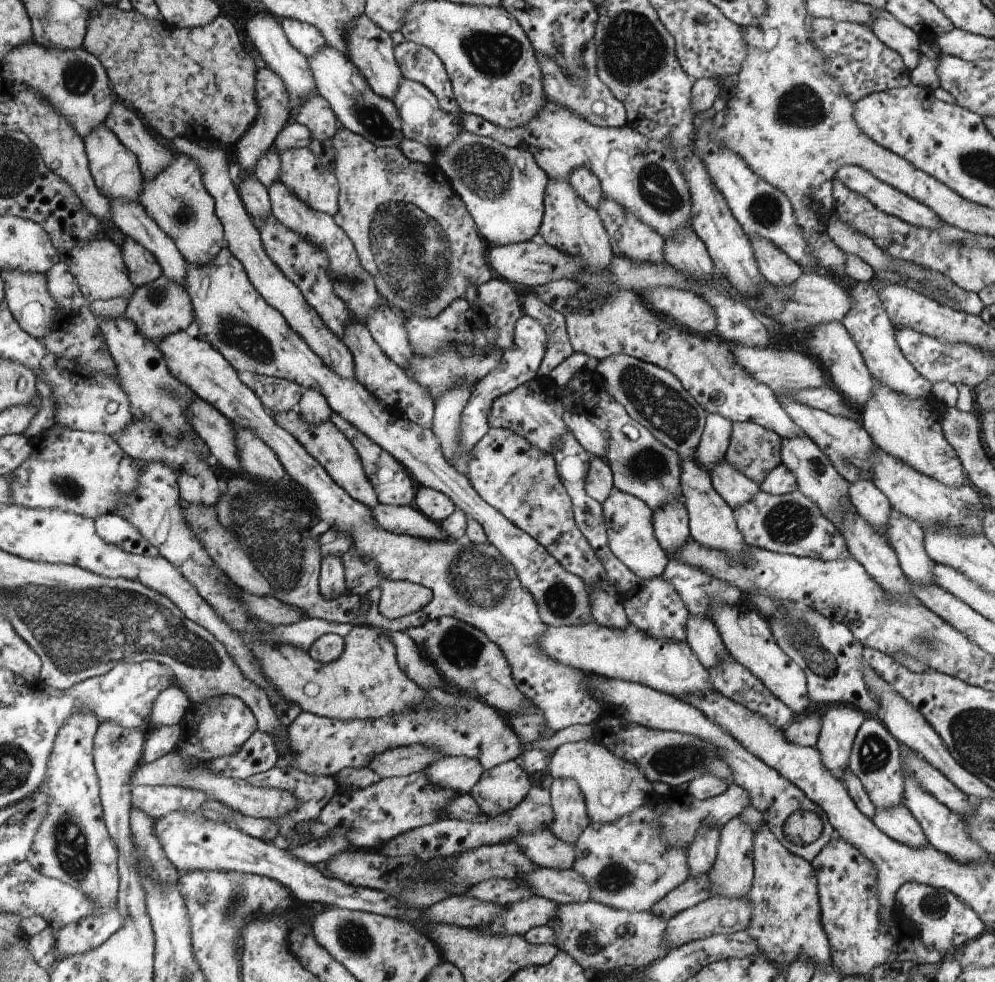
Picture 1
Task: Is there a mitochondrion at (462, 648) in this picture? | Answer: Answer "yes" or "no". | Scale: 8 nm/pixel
yes

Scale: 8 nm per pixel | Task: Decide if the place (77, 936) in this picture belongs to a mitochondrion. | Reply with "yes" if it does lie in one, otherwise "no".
no

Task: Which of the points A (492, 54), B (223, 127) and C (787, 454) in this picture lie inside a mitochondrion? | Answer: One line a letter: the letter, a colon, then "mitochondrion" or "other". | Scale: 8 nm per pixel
A: mitochondrion
B: other
C: other

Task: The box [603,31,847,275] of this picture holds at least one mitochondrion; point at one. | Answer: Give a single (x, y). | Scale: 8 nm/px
(800, 108)

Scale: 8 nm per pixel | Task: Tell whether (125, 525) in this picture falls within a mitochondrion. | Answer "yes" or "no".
no

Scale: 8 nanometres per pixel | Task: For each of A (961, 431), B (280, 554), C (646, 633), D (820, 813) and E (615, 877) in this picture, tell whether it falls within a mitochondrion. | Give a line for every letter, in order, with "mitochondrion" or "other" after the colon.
A: mitochondrion
B: mitochondrion
C: other
D: other
E: mitochondrion

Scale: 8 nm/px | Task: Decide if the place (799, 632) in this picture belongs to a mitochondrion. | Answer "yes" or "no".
yes

